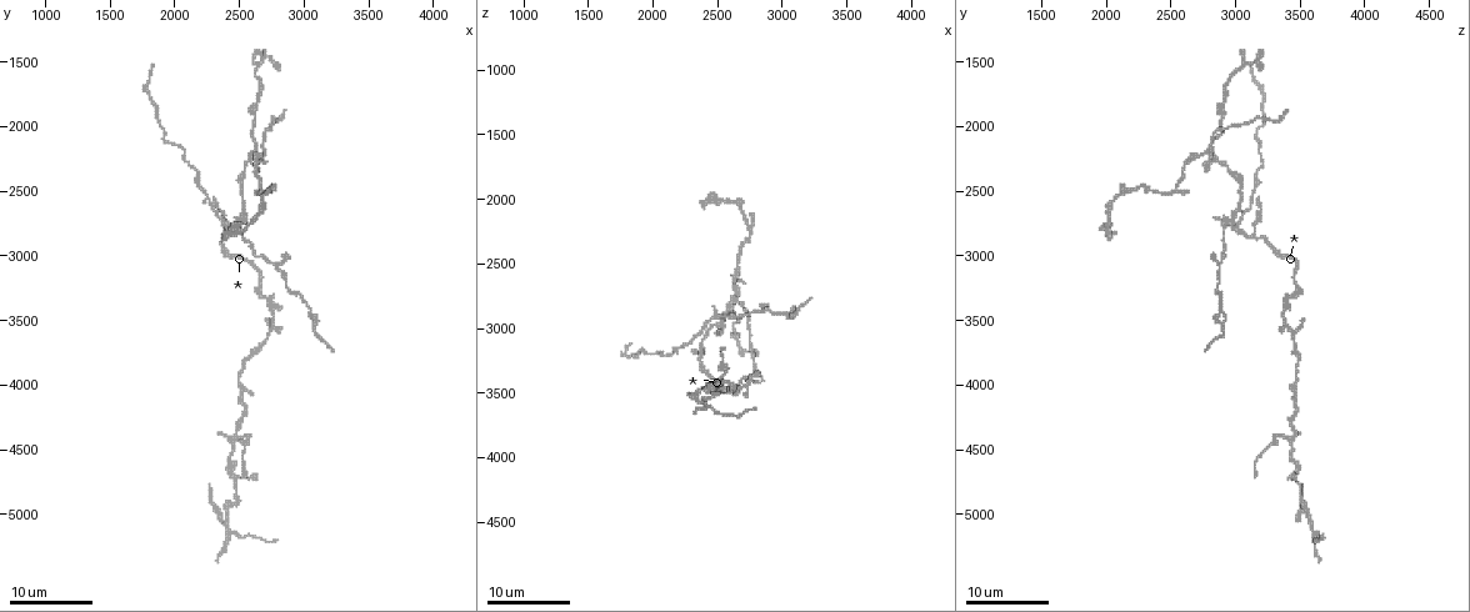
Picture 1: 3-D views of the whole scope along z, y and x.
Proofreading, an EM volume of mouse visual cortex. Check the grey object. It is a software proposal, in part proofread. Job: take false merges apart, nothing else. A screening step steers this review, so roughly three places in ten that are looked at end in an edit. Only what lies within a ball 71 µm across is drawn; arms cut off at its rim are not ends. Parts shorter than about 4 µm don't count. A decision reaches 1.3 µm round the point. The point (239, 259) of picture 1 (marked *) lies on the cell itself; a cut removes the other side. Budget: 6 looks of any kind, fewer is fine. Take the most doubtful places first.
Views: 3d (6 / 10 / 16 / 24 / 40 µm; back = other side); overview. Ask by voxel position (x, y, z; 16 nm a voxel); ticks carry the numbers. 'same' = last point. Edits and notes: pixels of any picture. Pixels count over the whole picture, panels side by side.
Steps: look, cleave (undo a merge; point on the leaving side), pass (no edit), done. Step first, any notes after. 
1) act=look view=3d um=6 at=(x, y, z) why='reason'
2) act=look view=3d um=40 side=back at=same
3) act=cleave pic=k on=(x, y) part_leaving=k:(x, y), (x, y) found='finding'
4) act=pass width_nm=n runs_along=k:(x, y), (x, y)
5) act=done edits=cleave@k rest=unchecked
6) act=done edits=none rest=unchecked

act=look view=3d um=24 at=(2460, 4420, 3420) why='four arms meet'

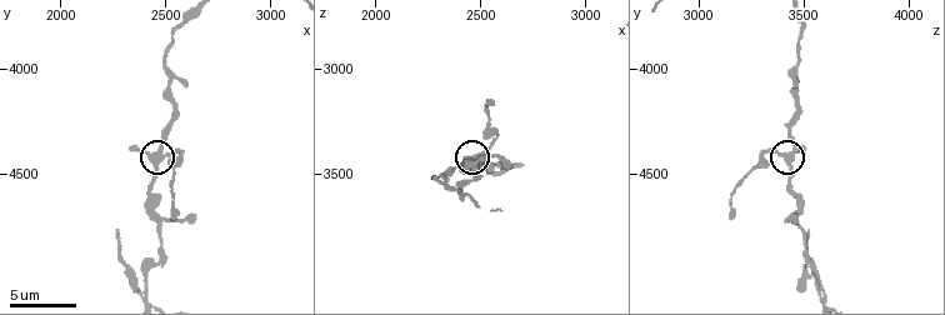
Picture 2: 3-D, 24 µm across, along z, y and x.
act=look view=3d um=6 at=(2470, 4440, 3430) why='closer look'

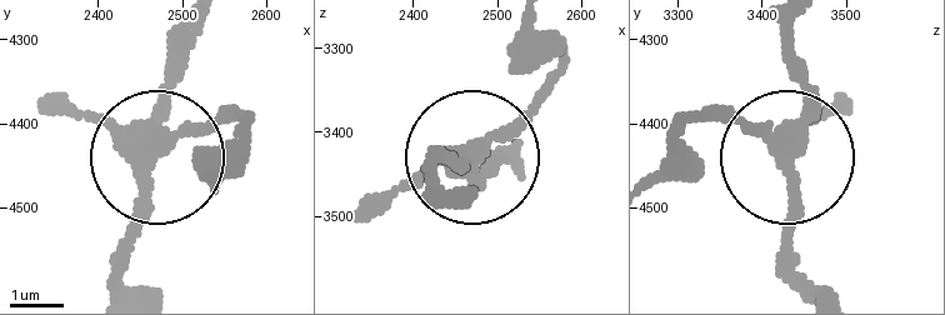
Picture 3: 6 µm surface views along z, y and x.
act=pass side_arm_um=8 arms=4 found='continuous, no second cell'

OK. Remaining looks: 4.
act=look view=3d um=10 at=(2360, 5070, 3580) why='three-way junction'

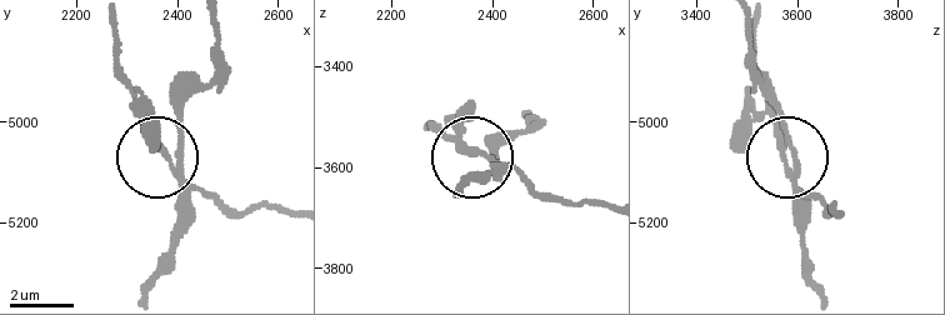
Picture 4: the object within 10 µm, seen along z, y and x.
act=cleave pic=4 on=(465, 151) side_arm_um=5 part_leaving=4:(186, 183), (233, 214), (289, 209) found='two cells meet here'

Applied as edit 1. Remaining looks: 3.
act=look view=overview

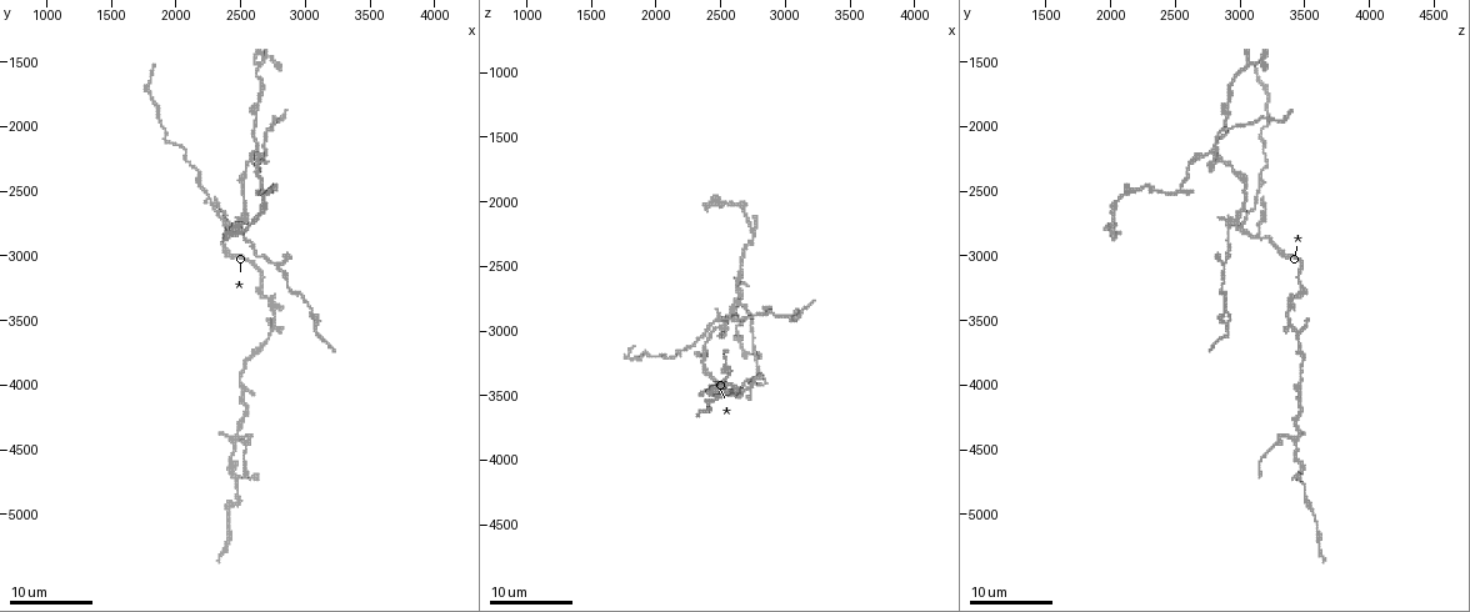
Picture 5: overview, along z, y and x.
act=look view=3d um=24 at=(2500, 3980, 3440) why='thick turns thin'

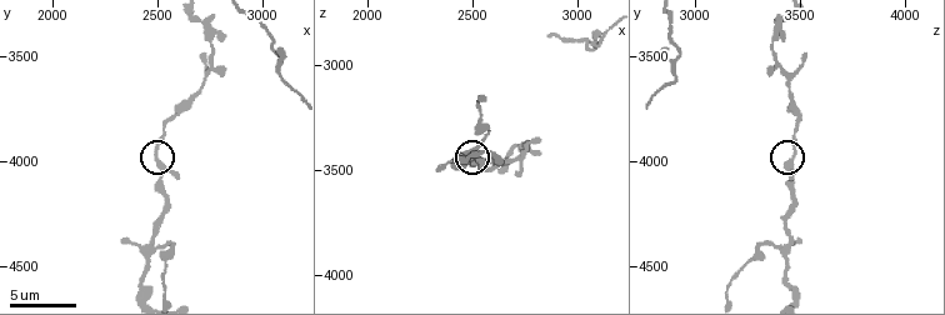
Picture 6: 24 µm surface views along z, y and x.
act=look view=3d um=6 at=(2510, 4000, 3450) why='closer look'

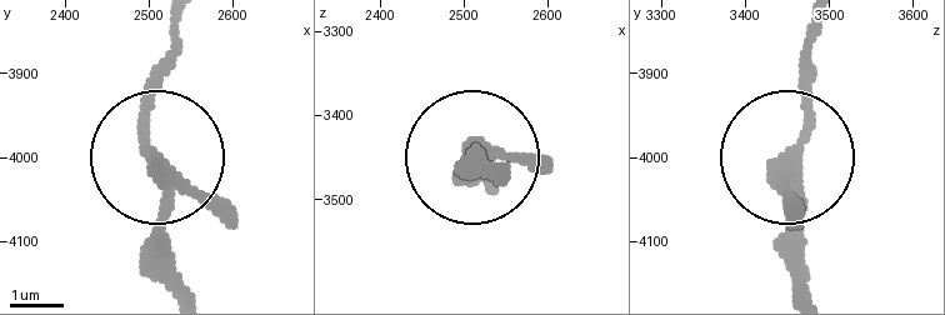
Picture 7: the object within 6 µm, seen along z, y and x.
act=pass runs_along=7:(813, 23), (790, 286) found='continuous, no second cell'

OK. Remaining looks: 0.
act=done edits=cleave@4 rest=unchecked

